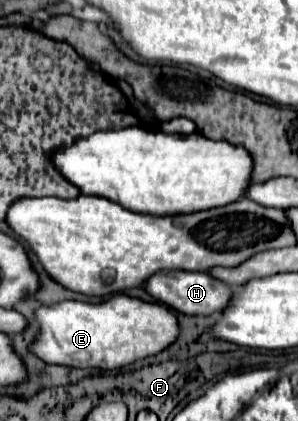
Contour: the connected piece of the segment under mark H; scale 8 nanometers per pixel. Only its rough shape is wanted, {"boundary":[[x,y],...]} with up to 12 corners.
{"boundary":[[160,271],[146,291],[186,315],[214,315],[232,289],[208,273]]}

